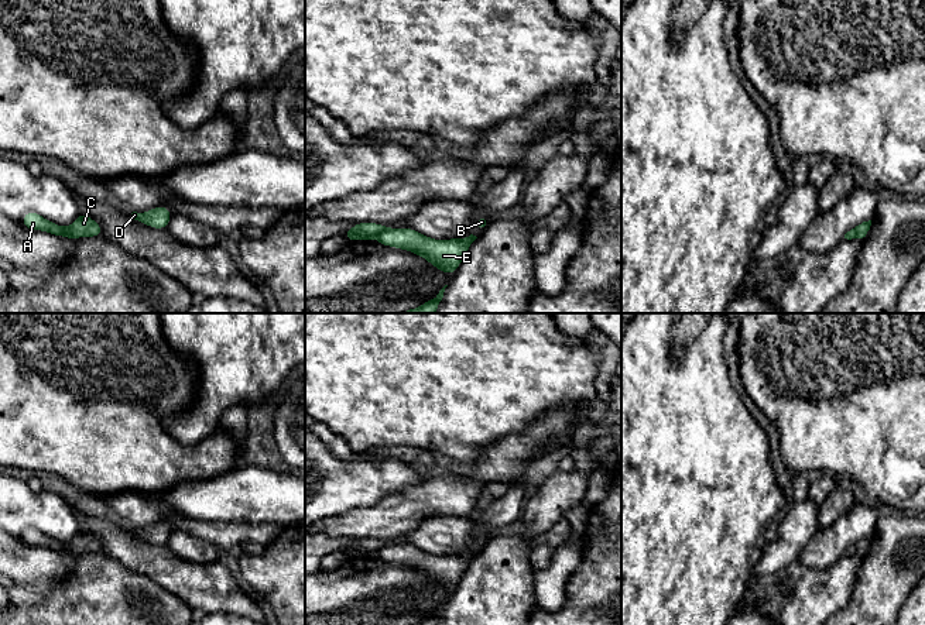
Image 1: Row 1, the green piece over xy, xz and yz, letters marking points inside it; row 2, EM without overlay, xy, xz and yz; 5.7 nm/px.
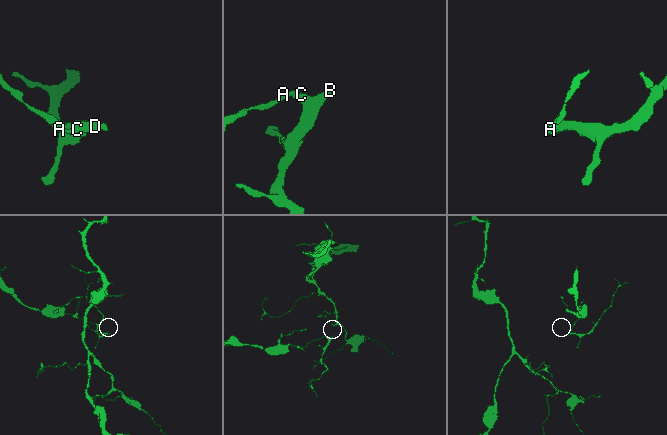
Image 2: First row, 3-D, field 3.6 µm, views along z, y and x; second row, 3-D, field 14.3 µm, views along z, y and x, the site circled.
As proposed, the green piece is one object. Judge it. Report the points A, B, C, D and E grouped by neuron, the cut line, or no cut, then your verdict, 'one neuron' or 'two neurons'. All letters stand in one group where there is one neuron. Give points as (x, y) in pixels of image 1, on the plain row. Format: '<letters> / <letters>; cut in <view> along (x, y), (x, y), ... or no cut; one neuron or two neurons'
A / B C D E; cut in xz along (389, 543), (374, 553); two neurons

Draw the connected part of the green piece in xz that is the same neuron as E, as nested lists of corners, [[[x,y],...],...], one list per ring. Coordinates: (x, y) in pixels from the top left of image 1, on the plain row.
[[[410,543],[387,545],[376,553],[383,562],[408,566],[428,576],[434,584],[439,584],[445,590],[456,588],[476,554],[476,552],[470,550],[465,554],[435,556]]]

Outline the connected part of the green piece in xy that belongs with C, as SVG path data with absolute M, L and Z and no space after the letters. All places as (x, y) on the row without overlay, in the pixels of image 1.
M79 529L78 535L65 543L66 553L72 556L78 556L82 552L96 553L102 552L102 543L93 535L86 530Z

